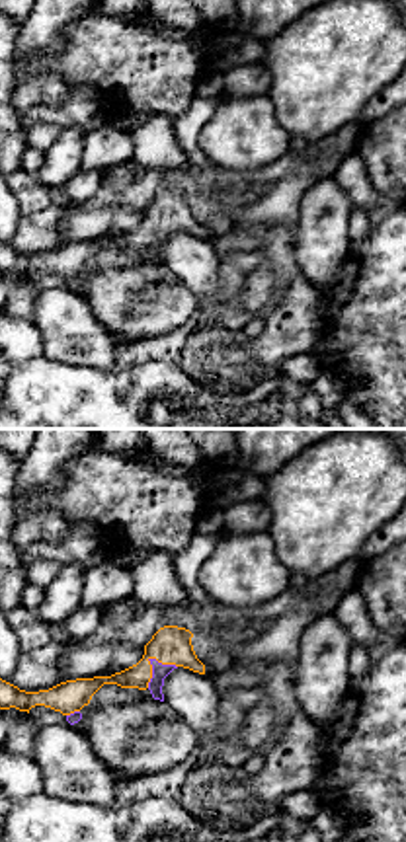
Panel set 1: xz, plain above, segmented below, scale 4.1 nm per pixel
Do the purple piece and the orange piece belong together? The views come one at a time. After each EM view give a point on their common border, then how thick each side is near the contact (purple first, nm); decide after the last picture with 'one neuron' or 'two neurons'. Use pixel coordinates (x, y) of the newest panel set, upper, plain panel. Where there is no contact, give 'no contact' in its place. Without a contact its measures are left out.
contact (151, 225); calibres 70 and 160 nm

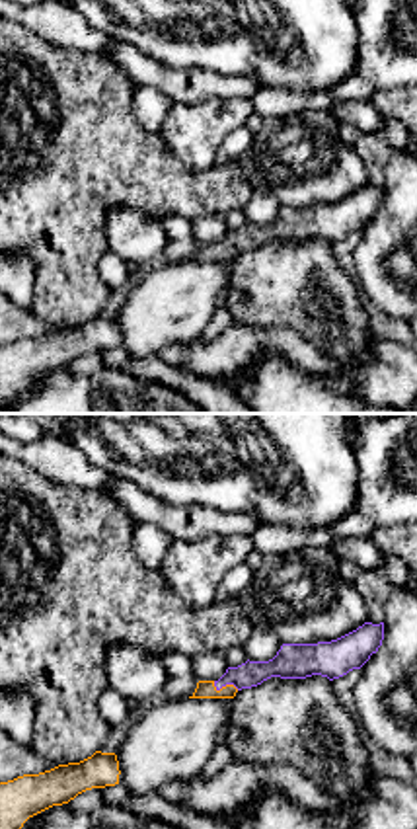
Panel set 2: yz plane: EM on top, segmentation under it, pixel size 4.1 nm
contact (225, 248); calibres 110 and 80 nm

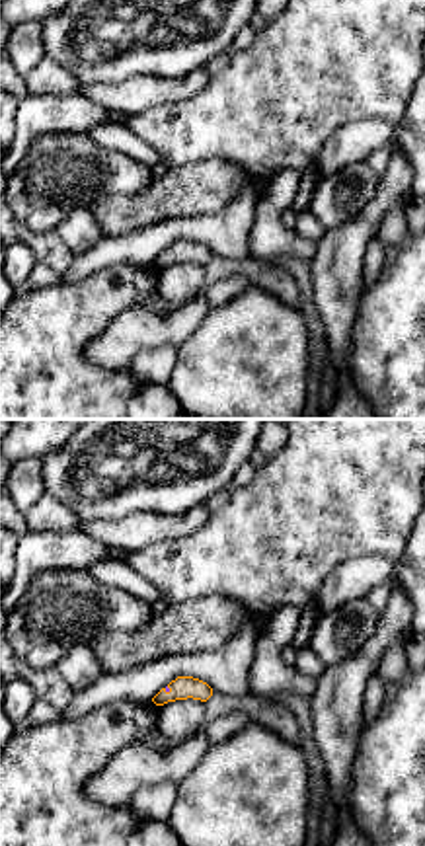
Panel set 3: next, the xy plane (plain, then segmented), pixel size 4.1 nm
contact (166, 254); calibres 20 and 100 nm

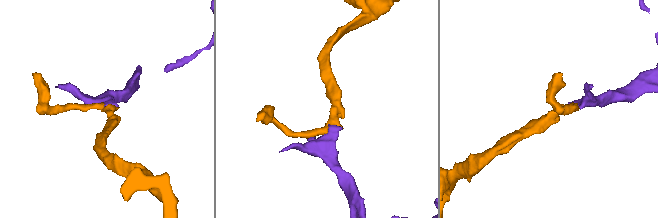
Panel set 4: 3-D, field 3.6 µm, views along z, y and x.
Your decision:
one neuron

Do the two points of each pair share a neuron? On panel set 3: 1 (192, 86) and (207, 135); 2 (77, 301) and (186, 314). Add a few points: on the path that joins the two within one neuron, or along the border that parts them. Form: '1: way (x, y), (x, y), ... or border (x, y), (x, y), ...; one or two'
1: border (211, 76), (193, 94), (153, 108); two
2: border (143, 303), (121, 310), (96, 336); two

